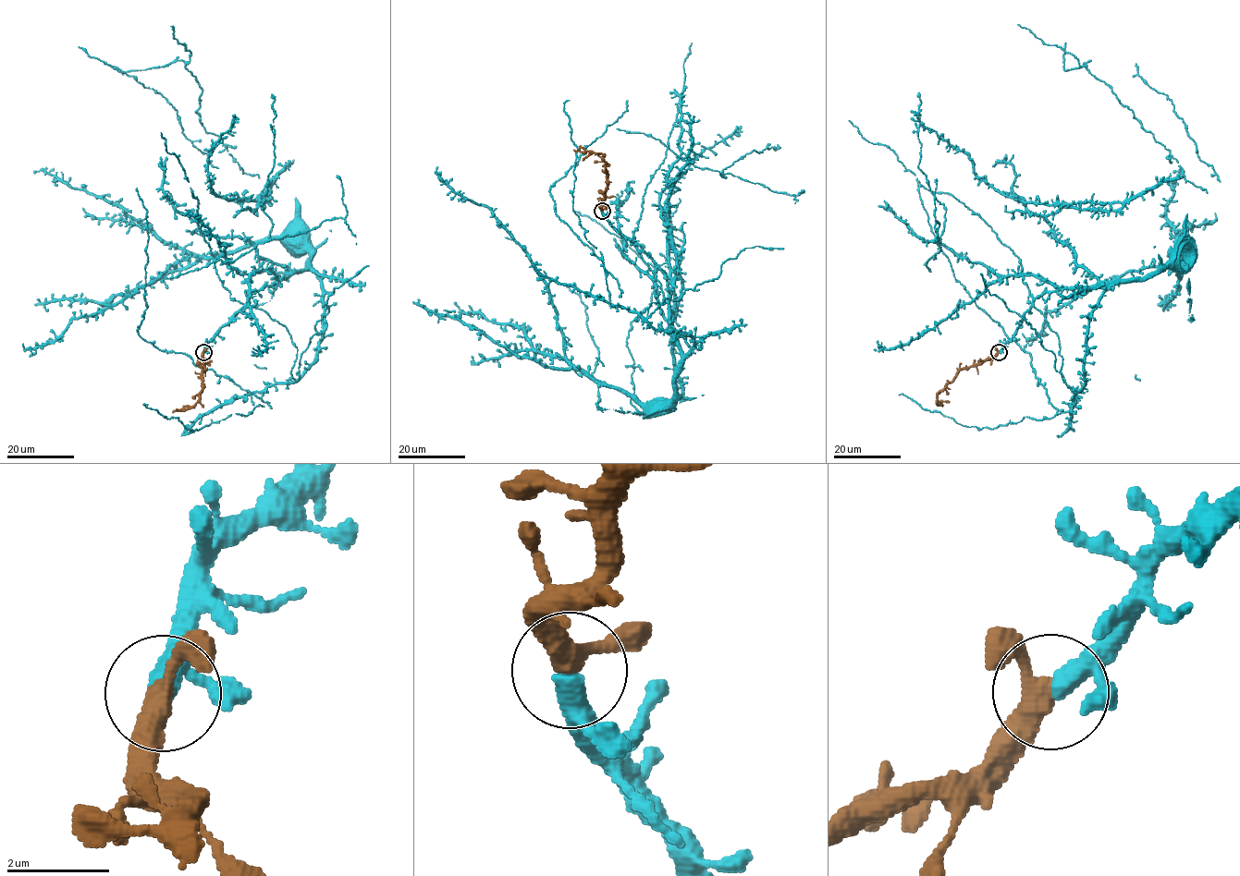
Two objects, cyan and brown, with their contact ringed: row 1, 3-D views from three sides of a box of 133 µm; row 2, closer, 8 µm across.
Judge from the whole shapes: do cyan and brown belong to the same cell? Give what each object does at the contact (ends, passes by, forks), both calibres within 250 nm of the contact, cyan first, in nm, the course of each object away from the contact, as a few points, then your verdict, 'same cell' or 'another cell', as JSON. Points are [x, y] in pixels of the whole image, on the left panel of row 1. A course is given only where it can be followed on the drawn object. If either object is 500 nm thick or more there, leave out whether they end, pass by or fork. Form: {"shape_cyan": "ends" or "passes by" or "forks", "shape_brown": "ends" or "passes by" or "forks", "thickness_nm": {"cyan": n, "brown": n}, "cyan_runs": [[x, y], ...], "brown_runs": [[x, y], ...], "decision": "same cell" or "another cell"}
{"shape_cyan": "passes by", "shape_brown": "passes by", "thickness_nm": {"cyan": 320, "brown": 360}, "cyan_runs": [[203, 352], [214, 334], [240, 310], [248, 298], [263, 286], [310, 266], [311, 259], [291, 233]], "brown_runs": [[202, 352], [205, 369], [199, 397], [186, 409], [173, 412]], "decision": "same cell"}

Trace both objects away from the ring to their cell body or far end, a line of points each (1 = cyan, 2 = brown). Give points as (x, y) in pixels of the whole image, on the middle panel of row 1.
1: (602, 211), (612, 226), (653, 260), (667, 279), (669, 324), (681, 359), (675, 393), (657, 407)
2: (602, 210), (607, 185), (603, 155), (573, 151)

